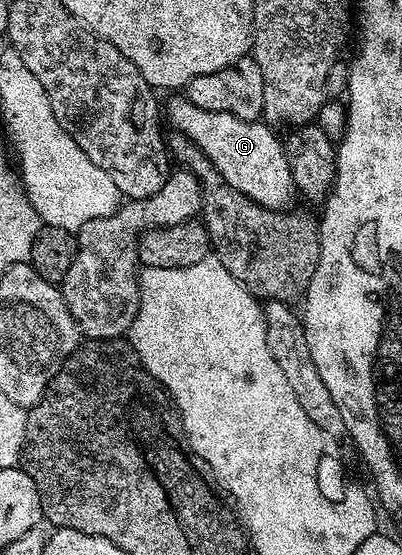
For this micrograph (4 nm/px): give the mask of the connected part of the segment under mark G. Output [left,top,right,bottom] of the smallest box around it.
[167,96,298,210]

